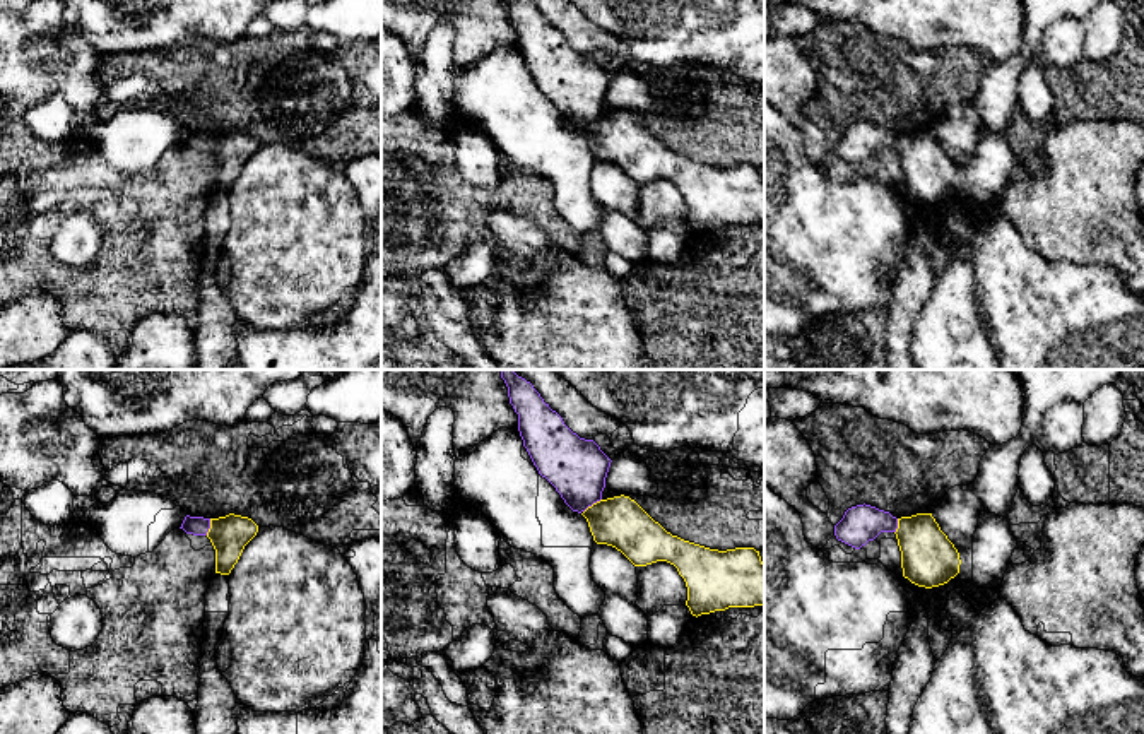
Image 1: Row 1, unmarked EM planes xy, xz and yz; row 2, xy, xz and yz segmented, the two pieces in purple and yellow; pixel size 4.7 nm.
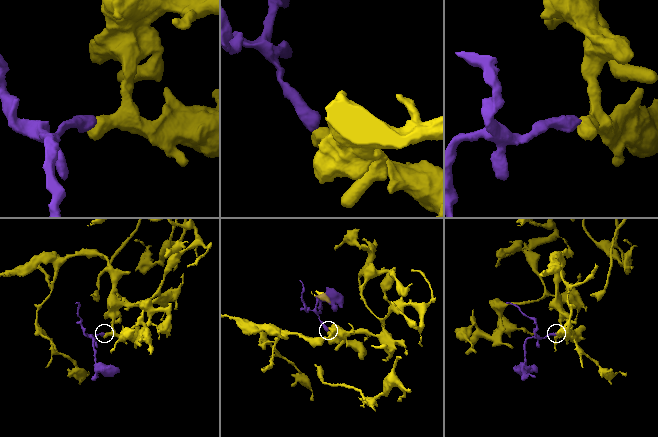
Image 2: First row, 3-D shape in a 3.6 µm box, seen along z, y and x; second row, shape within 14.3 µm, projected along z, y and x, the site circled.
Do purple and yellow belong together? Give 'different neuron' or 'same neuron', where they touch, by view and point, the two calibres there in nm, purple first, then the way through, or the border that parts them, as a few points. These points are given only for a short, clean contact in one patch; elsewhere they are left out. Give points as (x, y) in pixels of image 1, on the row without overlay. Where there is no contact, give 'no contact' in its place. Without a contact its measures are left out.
same neuron; contact xz (592, 120); calibres 280 and 240 nm; way xz (577, 84), (582, 108), (592, 120), (609, 137), (619, 139)

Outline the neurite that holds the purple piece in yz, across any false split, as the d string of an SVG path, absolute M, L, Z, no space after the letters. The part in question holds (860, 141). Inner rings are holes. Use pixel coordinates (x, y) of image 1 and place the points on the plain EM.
M870 121L845 128L834 142L838 157L860 166L881 149L894 149L901 168L903 193L925 205L947 200L959 190L959 169L932 130L896 135Z

